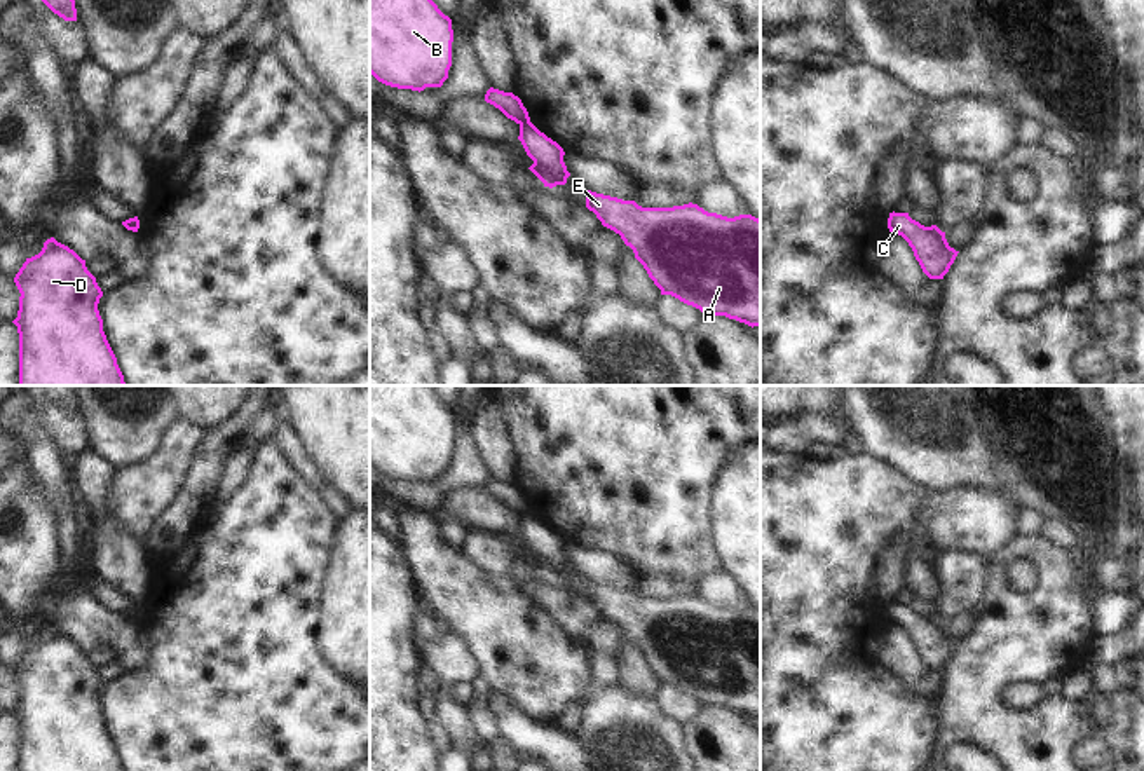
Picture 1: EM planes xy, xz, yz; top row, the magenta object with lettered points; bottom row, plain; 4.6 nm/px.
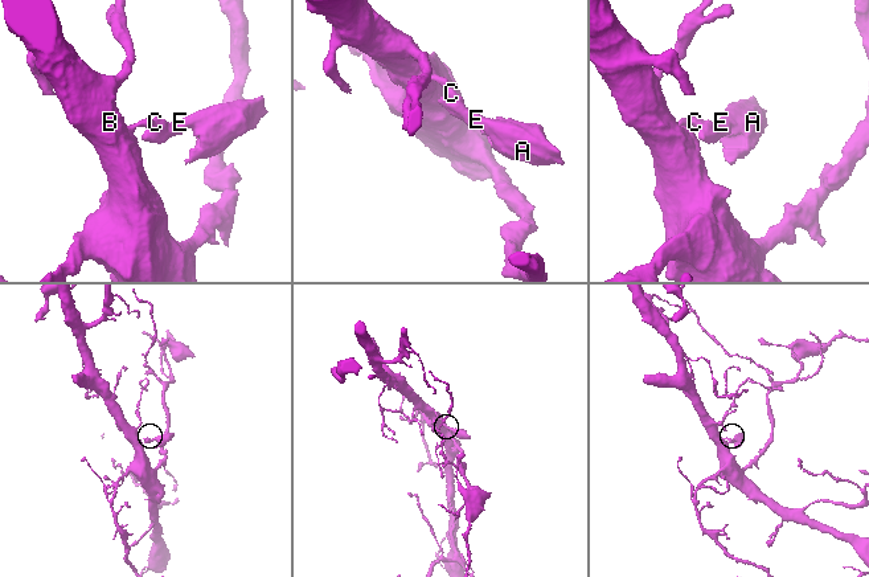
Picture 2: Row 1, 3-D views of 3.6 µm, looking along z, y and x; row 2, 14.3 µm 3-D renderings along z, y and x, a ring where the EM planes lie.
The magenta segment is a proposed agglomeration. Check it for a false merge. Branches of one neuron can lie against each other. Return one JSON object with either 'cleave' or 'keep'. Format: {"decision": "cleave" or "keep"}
{"decision": "cleave"}

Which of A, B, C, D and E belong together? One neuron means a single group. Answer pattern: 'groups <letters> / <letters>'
groups A C E / B D

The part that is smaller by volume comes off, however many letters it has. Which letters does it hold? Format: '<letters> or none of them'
A, C, E

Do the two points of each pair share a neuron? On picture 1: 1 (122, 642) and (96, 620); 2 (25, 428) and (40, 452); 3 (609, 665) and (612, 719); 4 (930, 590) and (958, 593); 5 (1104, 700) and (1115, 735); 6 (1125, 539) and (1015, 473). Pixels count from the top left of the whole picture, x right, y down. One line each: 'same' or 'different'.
1: same
2: same
3: different
4: different
5: different
6: same

